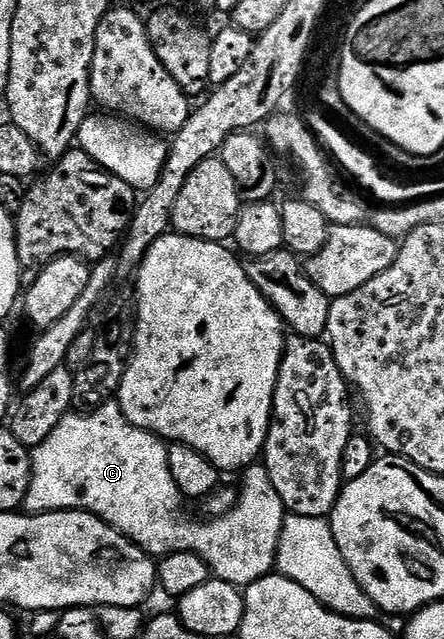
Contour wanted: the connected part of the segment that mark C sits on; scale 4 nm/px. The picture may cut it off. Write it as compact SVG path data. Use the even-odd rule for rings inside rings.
M108 403L84 413L72 411L53 427L53 435L31 453L31 482L22 508L30 514L55 513L59 509L81 509L92 513L150 553L152 558L162 559L177 551L195 553L205 559L218 580L236 587L246 587L268 576L275 569L285 510L281 495L277 495L268 484L265 466L261 463L247 466L245 476L252 485L251 493L240 492L235 506L224 517L191 521L190 515L183 510L183 492L177 483L173 483L167 451L168 446L154 433L129 424L117 403Z

